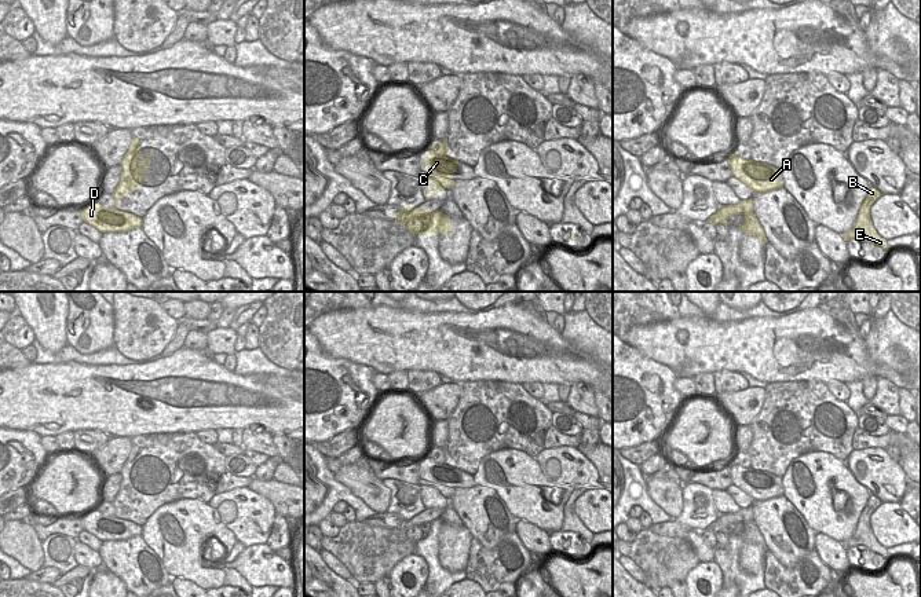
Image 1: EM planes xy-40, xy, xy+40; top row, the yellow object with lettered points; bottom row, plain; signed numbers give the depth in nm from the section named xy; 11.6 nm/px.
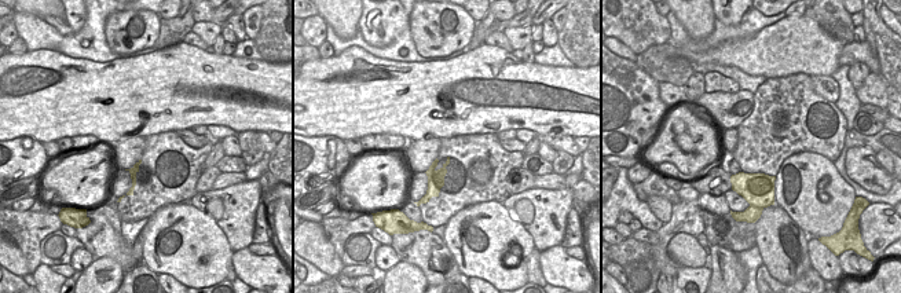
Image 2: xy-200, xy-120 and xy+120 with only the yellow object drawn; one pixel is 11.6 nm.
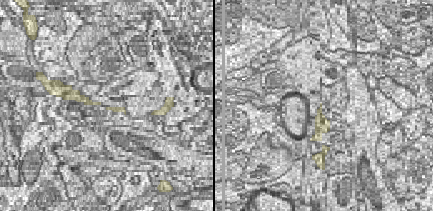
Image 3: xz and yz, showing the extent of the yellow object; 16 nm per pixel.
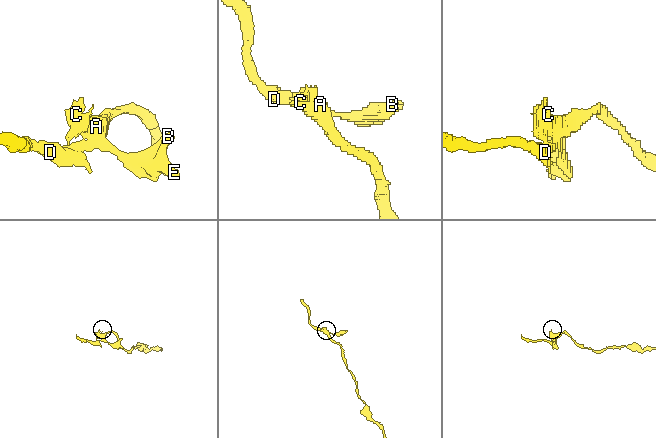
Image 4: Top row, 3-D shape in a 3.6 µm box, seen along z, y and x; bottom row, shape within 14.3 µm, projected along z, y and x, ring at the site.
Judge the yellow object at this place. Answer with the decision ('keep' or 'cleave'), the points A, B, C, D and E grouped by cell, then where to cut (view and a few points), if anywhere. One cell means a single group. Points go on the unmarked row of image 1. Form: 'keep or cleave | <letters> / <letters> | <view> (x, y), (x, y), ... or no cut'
cleave | A C D / B E | xy+40 (735, 513), (744, 522), (752, 522)

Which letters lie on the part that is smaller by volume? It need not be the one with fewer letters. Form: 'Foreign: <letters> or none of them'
Foreign: B, E

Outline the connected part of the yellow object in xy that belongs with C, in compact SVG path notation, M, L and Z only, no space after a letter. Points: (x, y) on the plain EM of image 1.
M447 447L436 453L432 450L431 458L424 468L424 480L430 488L430 501L424 502L427 513L431 503L438 503L445 495L457 495L453 488L458 468L457 464L452 469L449 466Z

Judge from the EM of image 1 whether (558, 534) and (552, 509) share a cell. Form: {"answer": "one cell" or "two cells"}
{"answer": "one cell"}

